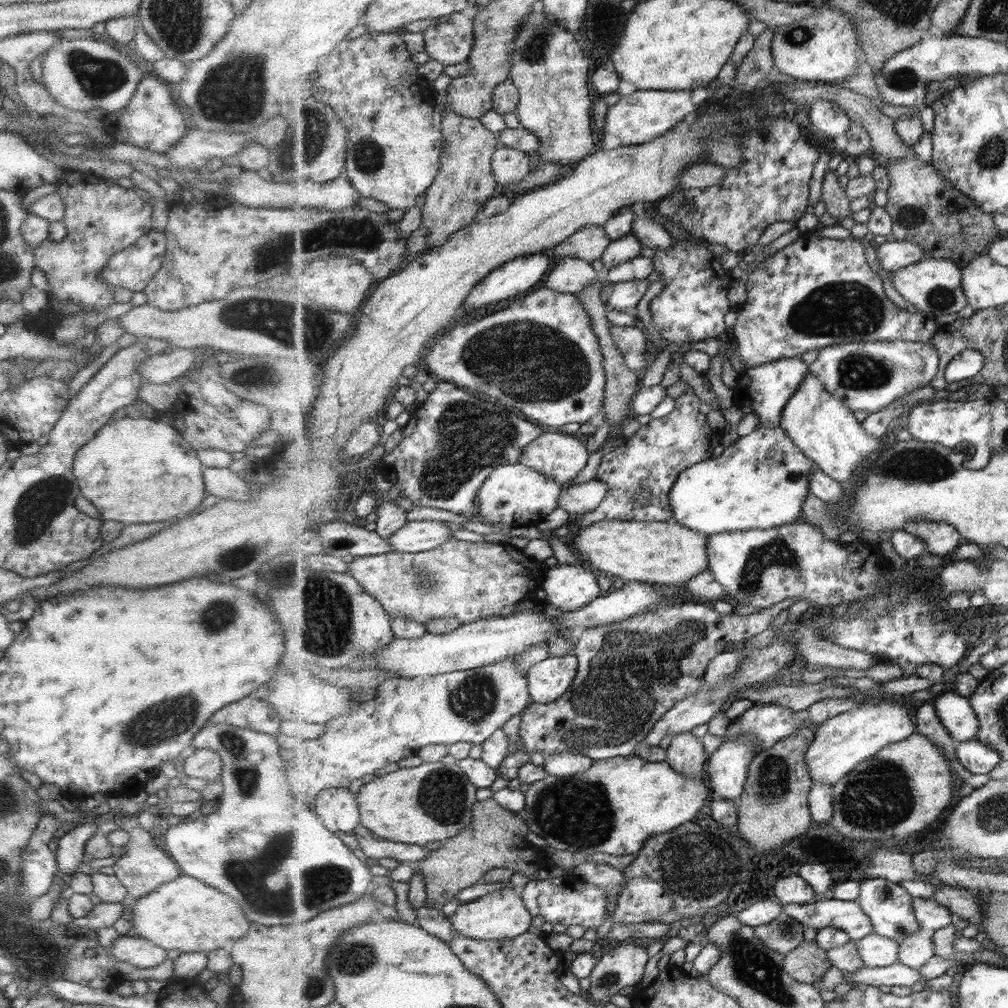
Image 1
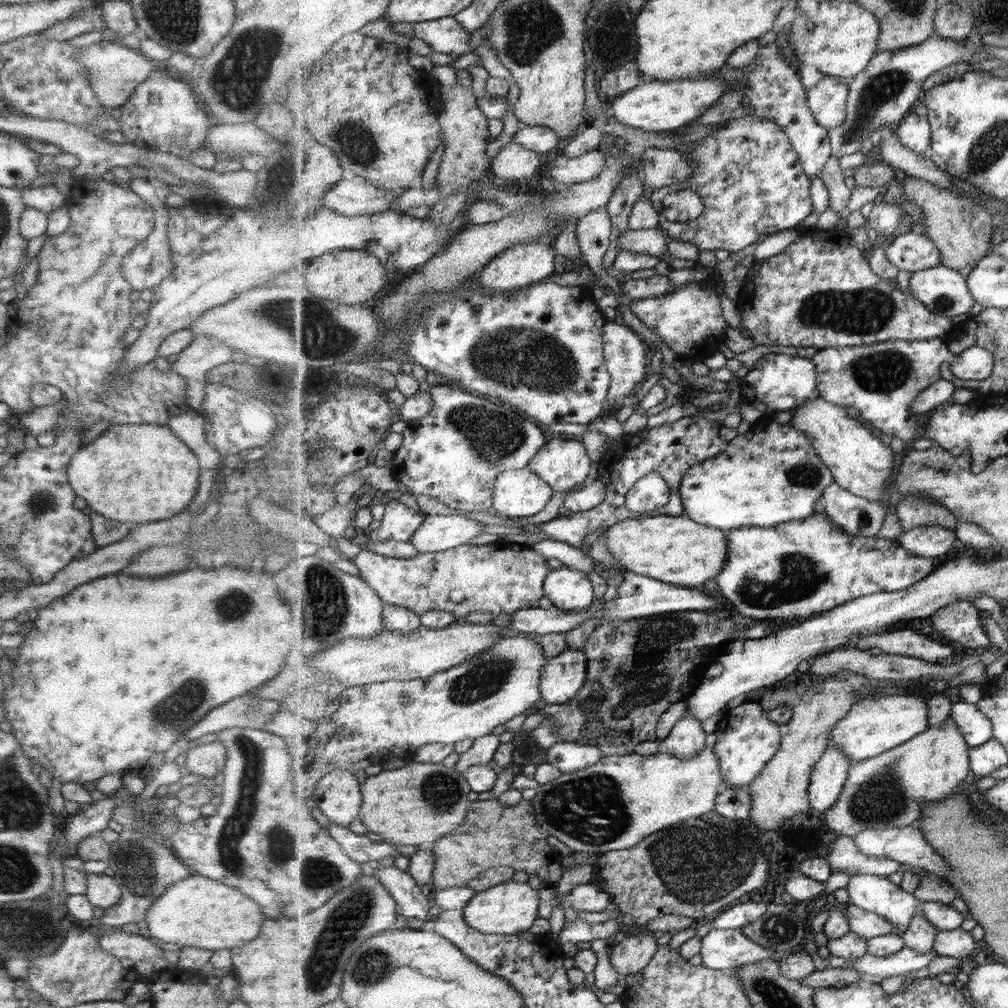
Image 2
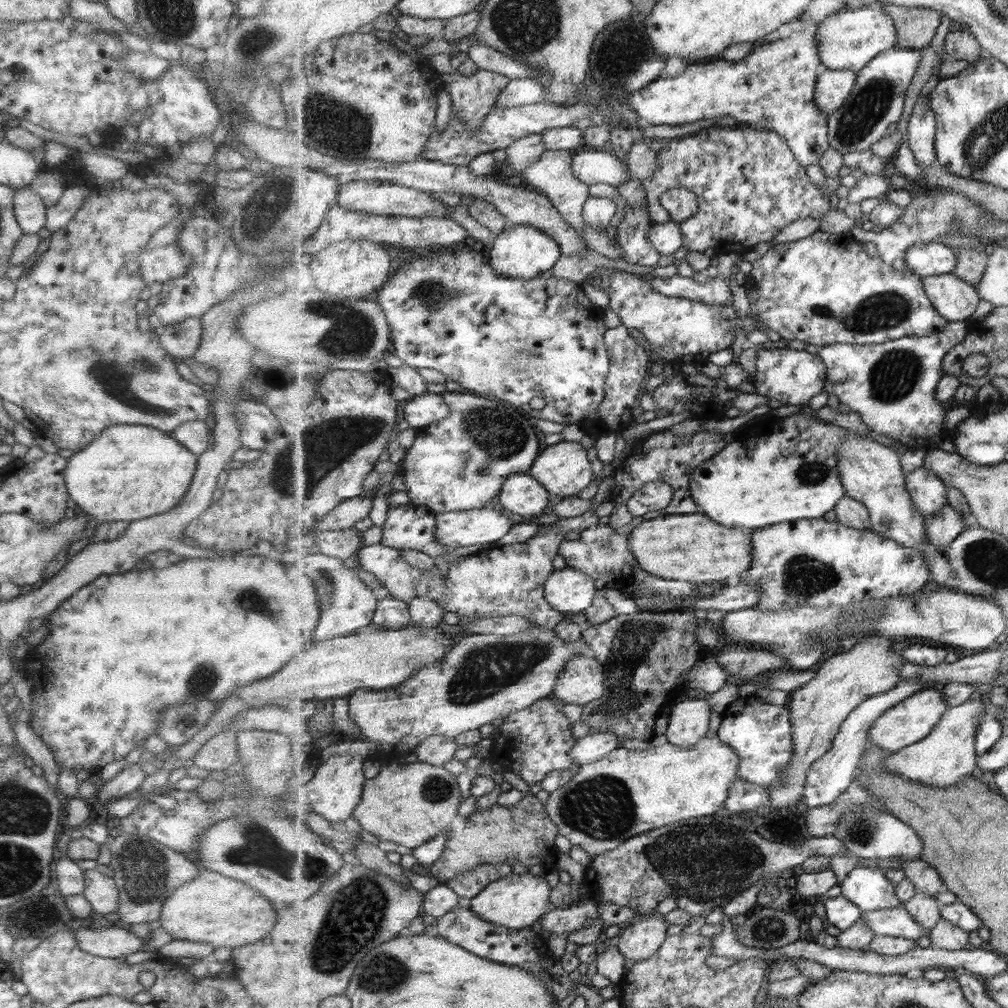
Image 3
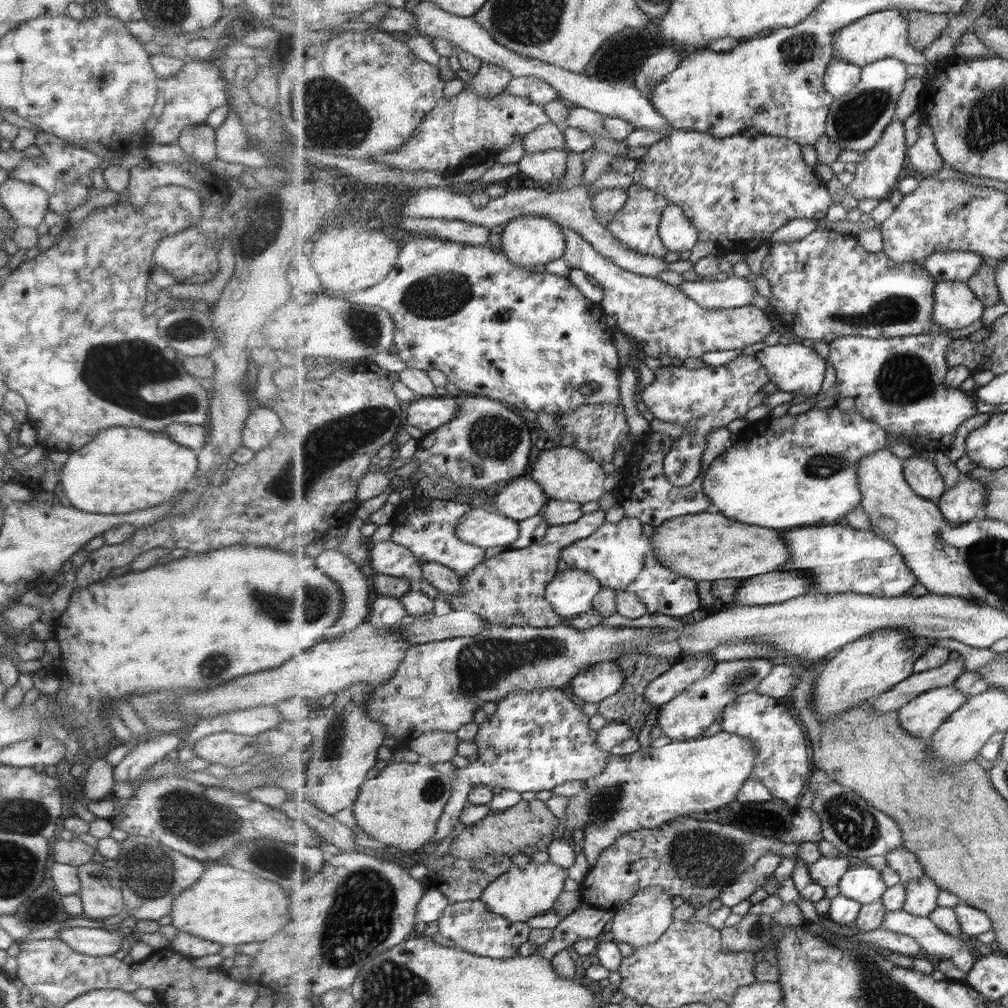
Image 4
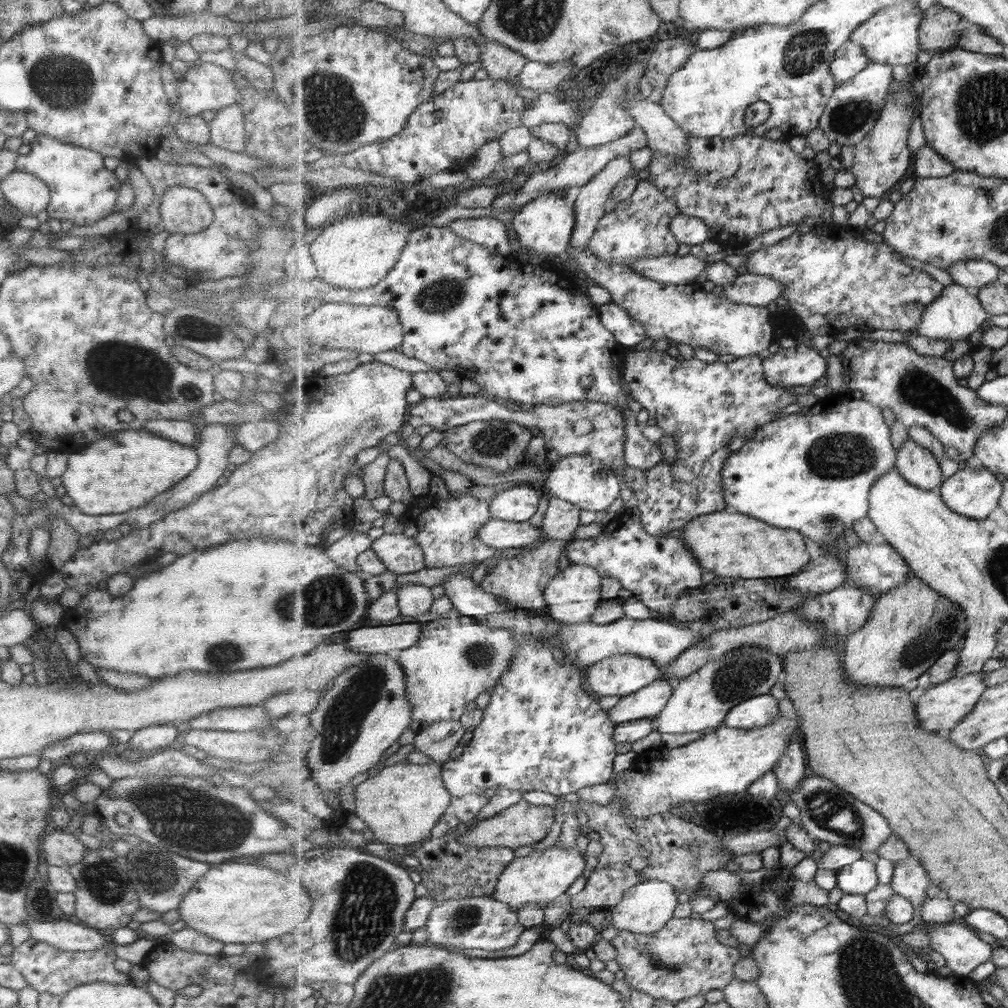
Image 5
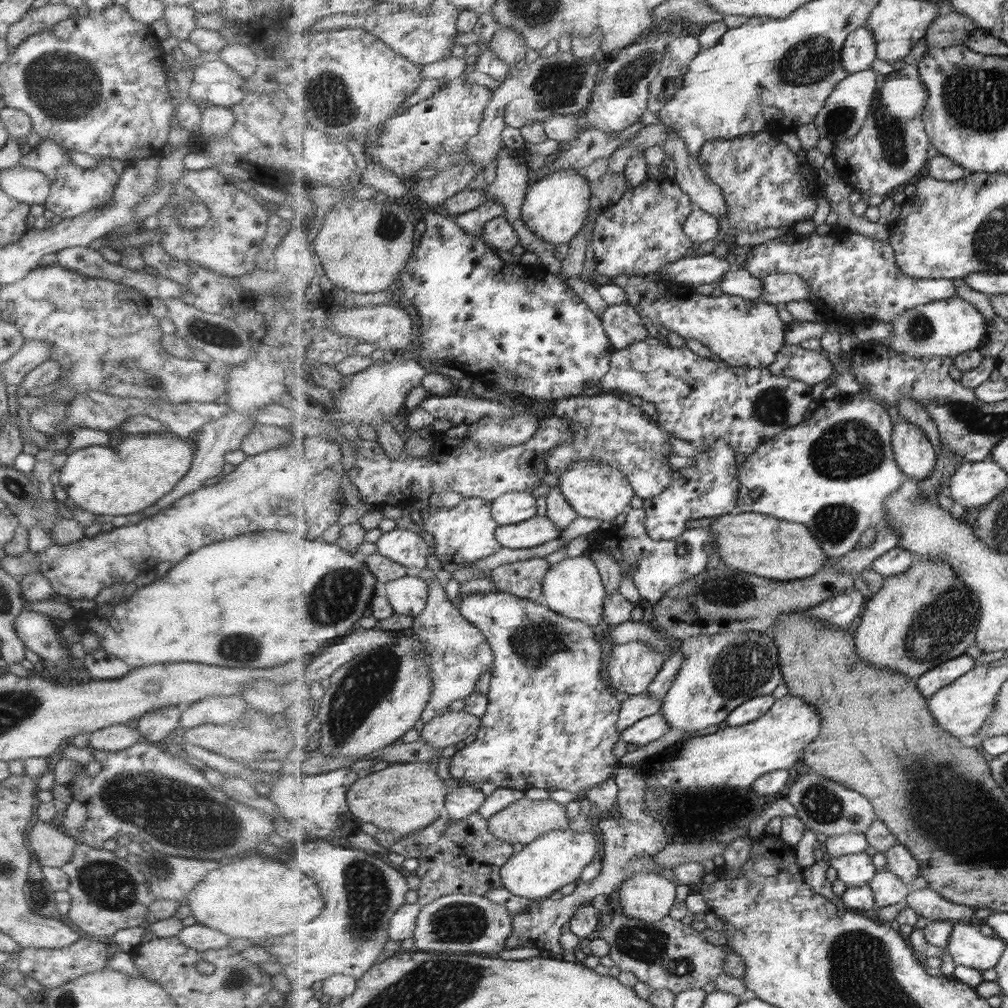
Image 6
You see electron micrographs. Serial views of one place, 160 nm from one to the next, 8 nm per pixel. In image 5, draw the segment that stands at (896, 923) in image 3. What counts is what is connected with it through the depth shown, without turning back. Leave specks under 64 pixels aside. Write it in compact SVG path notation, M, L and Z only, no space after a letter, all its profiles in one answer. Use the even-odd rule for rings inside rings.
M923 920L923 924L915 926L914 930L924 930L930 936L930 948L938 951L946 959L946 966L953 971L953 976L958 979L964 979L983 962L993 959L995 954L995 946L988 944L979 938L978 932L971 929L971 926L961 923L947 923L944 925L927 923Z

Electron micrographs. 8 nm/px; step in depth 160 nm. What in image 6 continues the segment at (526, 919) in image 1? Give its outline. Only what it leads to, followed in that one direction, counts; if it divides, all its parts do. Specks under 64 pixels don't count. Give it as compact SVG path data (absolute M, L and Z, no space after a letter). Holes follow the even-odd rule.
M570 829L552 830L535 842L524 845L521 851L515 853L507 864L502 866L501 875L504 887L523 898L546 899L551 896L551 893L559 892L563 886L581 878L583 870L593 862L597 852L601 852L599 842L602 842L602 835L591 829L585 829L579 833Z

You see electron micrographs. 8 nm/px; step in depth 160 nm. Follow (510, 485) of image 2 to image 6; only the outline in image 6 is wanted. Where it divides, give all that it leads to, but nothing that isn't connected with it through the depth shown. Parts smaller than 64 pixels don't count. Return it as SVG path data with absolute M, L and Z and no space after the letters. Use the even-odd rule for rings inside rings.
M510 492L492 501L492 514L501 525L516 525L537 516L537 497L531 492Z

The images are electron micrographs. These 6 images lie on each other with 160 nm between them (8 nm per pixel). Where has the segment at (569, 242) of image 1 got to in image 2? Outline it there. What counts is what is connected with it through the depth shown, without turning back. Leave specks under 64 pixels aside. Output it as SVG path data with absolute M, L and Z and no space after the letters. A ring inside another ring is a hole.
M607 208L593 211L579 219L577 238L583 263L593 272L603 270L605 254L611 246L611 234L613 234L613 221Z

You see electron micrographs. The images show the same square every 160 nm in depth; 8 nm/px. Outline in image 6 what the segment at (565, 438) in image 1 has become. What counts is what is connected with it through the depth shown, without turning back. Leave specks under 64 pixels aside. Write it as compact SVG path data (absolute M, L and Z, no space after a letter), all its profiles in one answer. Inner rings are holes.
M582 460L574 462L565 474L559 477L558 487L574 509L586 518L599 518L606 526L612 525L625 516L631 507L629 502L636 495L634 486L625 474L601 461Z

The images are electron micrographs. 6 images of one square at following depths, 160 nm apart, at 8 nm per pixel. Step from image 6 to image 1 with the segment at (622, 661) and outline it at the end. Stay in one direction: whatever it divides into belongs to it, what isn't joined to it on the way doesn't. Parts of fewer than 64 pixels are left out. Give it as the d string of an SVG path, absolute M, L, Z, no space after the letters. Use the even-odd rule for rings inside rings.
M577 655L549 657L527 672L529 691L534 703L547 705L559 701L571 689L578 674Z

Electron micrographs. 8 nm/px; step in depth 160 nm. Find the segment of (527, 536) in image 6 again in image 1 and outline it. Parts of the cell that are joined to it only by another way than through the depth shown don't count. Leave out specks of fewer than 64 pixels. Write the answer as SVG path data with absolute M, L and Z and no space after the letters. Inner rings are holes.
M409 521L393 533L388 541L395 552L422 553L433 550L450 540L455 527L445 521Z

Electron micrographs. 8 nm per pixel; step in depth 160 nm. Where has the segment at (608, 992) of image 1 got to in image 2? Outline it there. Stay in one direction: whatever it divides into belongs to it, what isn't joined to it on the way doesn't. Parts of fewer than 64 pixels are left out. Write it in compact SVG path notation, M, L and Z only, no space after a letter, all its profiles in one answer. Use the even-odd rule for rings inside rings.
M647 929L638 935L618 938L611 946L611 962L620 976L641 973L660 950L657 938Z

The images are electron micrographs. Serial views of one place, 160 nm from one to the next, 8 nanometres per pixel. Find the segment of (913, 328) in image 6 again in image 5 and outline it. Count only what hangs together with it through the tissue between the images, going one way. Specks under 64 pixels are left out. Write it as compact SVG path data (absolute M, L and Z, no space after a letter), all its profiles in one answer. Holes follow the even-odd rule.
M953 282L946 286L941 296L926 308L920 324L914 326L914 332L925 338L933 338L933 340L969 340L971 334L975 334L977 330L981 329L990 315L978 295L971 292L966 286Z

